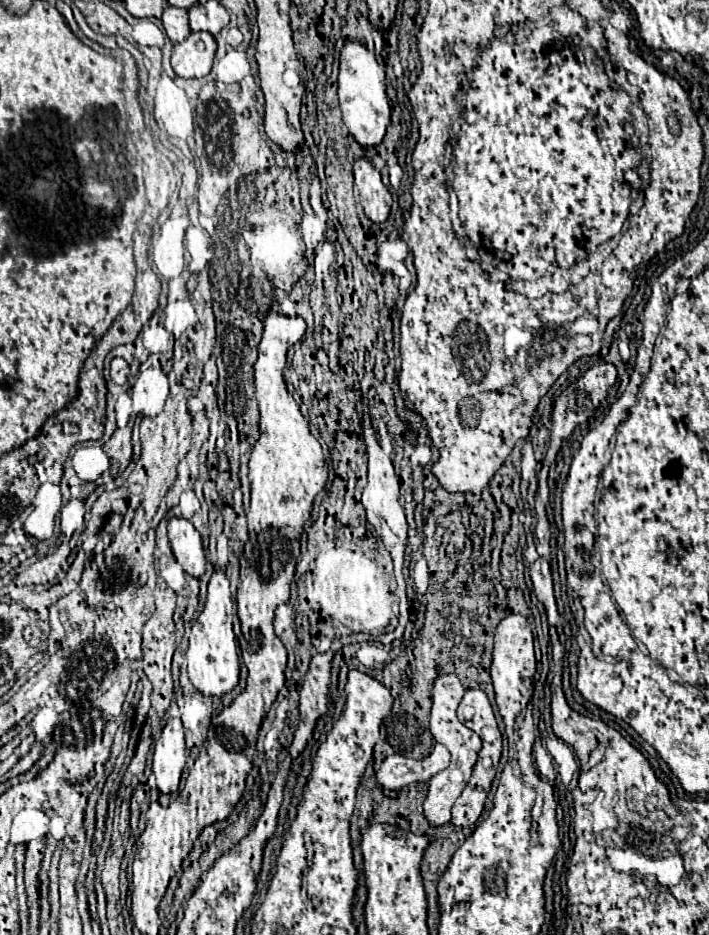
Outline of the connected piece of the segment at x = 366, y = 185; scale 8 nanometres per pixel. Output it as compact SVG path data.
M366 156L356 158L352 166L354 166L354 182L358 186L360 202L366 216L376 224L384 222L390 214L392 196L390 196L390 190L382 184L380 172Z

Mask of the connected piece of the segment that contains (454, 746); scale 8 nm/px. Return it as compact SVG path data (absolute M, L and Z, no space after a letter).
M442 674L436 678L432 688L432 714L430 714L430 732L436 738L436 742L444 744L448 752L452 754L452 762L446 770L436 774L428 782L427 798L423 804L424 815L432 826L442 826L451 821L451 810L454 802L462 792L462 788L468 784L476 756L482 748L480 736L472 730L468 730L458 718L456 718L456 706L460 704L460 698L464 696L464 686L460 684L456 674Z

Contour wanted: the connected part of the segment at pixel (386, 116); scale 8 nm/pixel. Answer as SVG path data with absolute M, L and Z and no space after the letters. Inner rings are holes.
M346 42L340 50L338 98L344 124L362 146L378 146L390 124L390 104L386 98L386 74L374 58L374 52L360 42Z

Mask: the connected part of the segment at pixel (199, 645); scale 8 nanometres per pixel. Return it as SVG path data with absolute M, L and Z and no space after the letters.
M216 566L208 582L204 610L200 612L196 624L192 624L190 646L186 652L188 678L206 696L224 696L238 684L240 662L236 652L236 636L232 632L232 618L234 618L234 606L233 597L230 594L230 582L226 572Z

